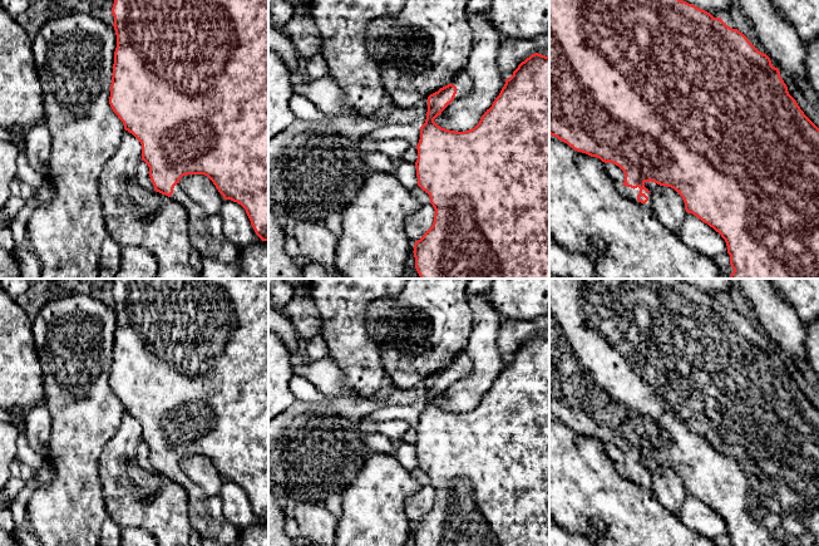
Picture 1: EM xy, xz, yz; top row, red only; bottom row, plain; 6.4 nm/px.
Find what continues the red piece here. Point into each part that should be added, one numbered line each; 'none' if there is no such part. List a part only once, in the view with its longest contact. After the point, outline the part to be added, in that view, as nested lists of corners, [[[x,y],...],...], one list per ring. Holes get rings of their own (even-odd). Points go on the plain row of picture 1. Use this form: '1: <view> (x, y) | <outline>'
1: yz (631, 475) | [[[620,467],[620,471],[623,474],[623,477],[641,486],[642,488],[645,490],[652,488],[652,477],[647,474],[645,471],[641,472],[638,468],[633,471],[627,467]]]

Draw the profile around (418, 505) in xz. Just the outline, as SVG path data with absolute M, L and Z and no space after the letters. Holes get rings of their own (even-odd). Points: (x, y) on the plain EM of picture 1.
M425 484L415 495L406 500L406 515L416 523L423 518L423 516L431 508L434 503L435 491L433 486Z

